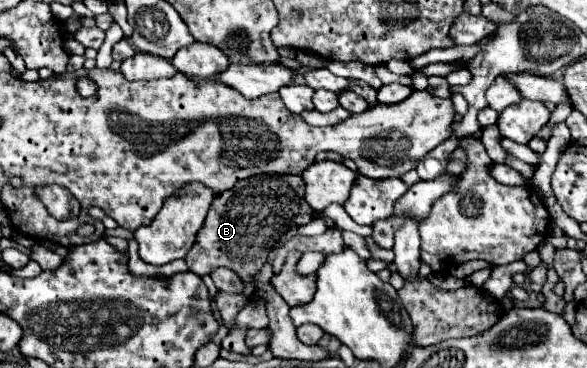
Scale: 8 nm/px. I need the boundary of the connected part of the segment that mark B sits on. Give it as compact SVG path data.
M278 174L252 176L248 180L238 182L232 190L226 190L224 194L214 198L208 210L208 216L204 220L204 226L198 232L196 244L190 250L190 254L186 254L186 264L190 272L198 276L210 274L216 266L226 266L242 278L246 286L244 296L216 298L218 310L228 328L232 328L236 314L250 300L250 294L254 294L256 286L252 282L252 276L266 264L268 252L276 246L280 234L286 234L292 226L310 222L312 212L314 210L304 200L304 178L290 176L290 174L288 176L278 176Z

